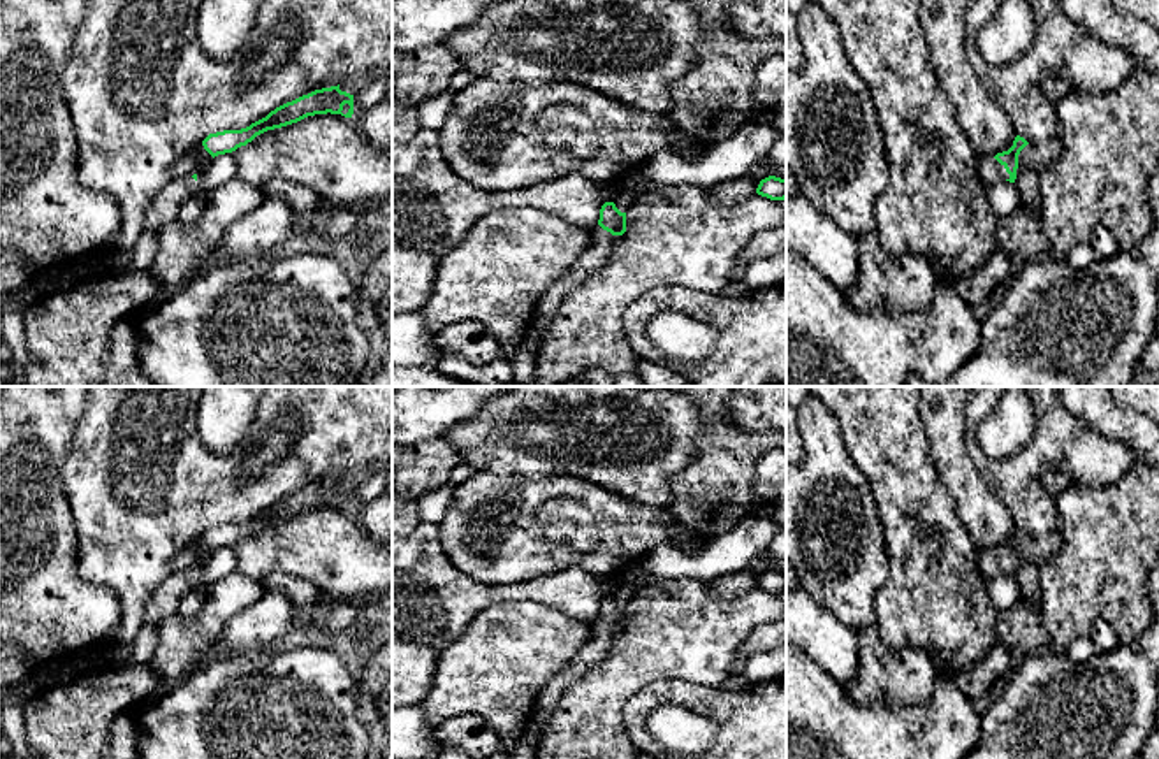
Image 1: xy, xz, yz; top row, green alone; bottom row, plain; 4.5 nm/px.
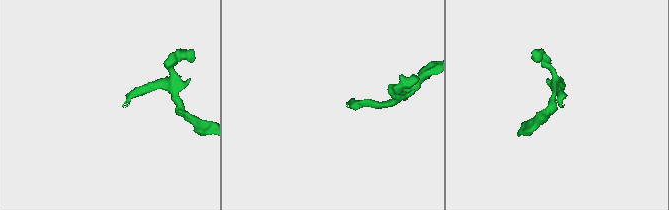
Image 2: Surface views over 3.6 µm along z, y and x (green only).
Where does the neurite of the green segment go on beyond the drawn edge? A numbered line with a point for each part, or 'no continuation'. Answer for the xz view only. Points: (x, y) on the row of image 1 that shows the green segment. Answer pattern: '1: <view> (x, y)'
1: xz (598, 252)

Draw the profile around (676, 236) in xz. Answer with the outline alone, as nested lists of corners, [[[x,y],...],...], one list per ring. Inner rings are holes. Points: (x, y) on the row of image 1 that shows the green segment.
[[[658,186],[638,197],[626,211],[626,232],[616,242],[609,262],[577,285],[558,307],[538,346],[533,387],[556,387],[587,369],[603,369],[612,376],[635,372],[638,357],[628,346],[621,325],[624,309],[652,288],[682,286],[705,293],[721,292],[739,274],[739,253],[760,232],[786,227],[786,199],[770,200],[758,193],[723,206],[703,186]]]

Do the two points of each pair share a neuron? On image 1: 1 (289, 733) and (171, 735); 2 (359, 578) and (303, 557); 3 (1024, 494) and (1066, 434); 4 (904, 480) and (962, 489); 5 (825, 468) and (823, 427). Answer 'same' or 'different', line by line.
1: same
2: same
3: same
4: different
5: same

